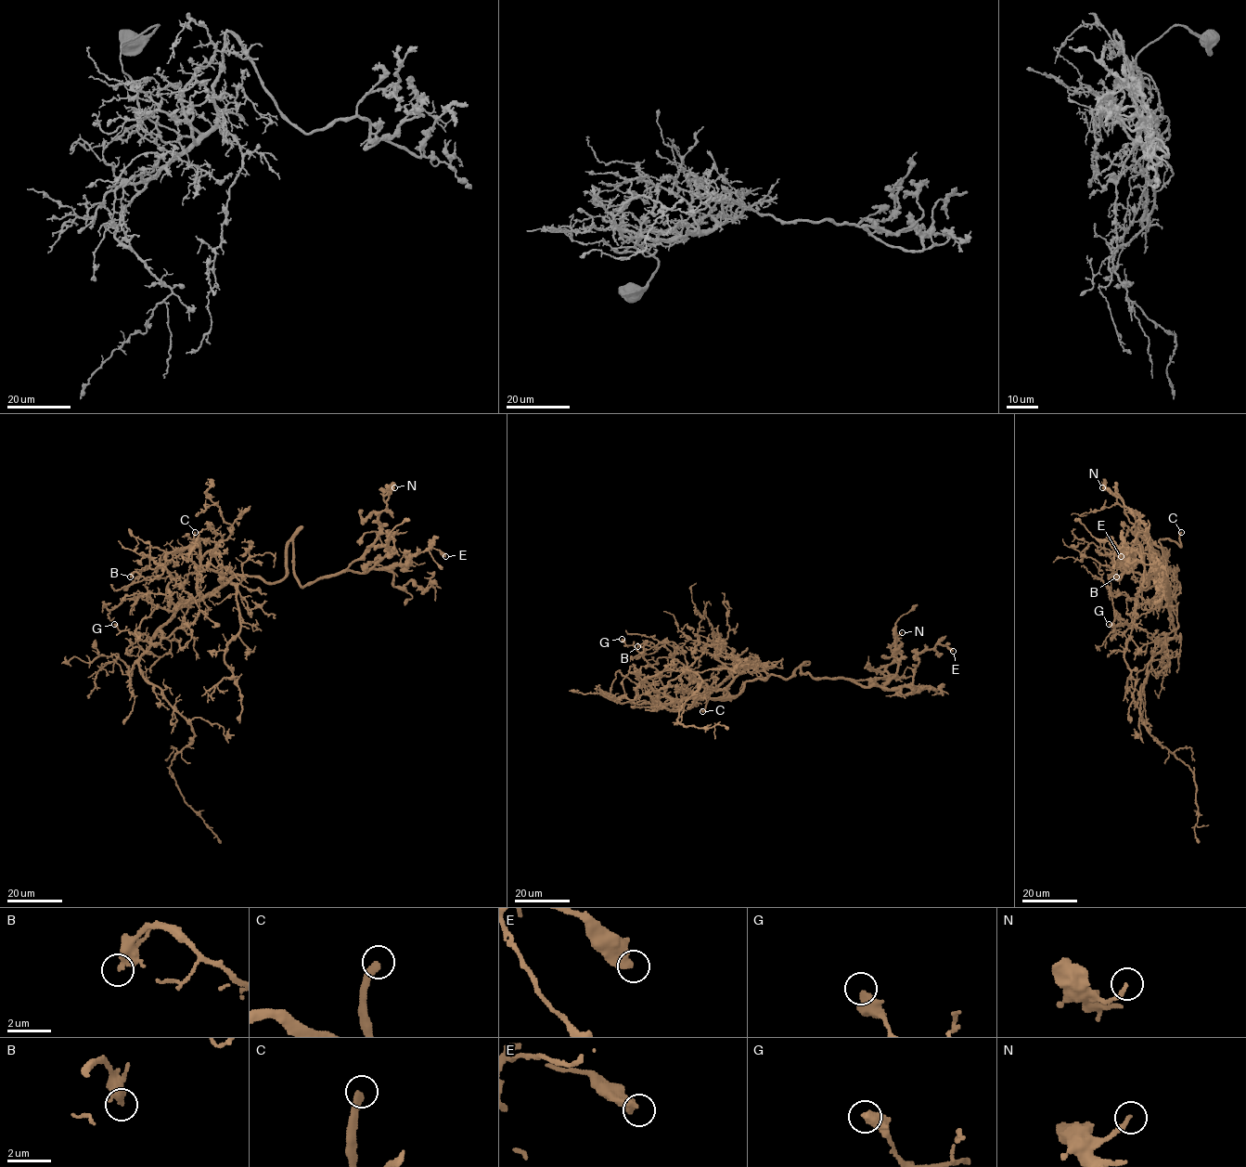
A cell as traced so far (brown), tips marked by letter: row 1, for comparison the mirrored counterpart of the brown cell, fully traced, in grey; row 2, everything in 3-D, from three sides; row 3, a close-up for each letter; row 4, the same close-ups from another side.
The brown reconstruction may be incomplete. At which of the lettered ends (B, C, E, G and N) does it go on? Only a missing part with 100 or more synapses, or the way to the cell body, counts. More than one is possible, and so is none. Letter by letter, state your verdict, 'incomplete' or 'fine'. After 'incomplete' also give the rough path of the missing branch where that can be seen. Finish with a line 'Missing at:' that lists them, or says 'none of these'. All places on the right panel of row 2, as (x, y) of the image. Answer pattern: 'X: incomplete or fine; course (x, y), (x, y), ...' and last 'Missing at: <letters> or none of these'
B: fine
C: incomplete; course (1181, 532), (1194, 531), (1201, 525), (1206, 506), (1218, 491), (1216, 486)
E: fine
G: fine
N: fine
Missing at: C

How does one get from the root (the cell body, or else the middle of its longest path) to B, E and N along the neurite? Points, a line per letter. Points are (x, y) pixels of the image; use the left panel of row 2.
B: (217, 590), (198, 592), (198, 544), (171, 551), (163, 572), (155, 578), (147, 579), (135, 572), (130, 577)
E: (217, 590), (235, 575), (280, 581), (291, 540), (302, 587), (401, 566), (431, 548), (445, 556)
N: (217, 590), (235, 575), (280, 581), (291, 540), (301, 586), (341, 573), (377, 538), (383, 497), (394, 487)

